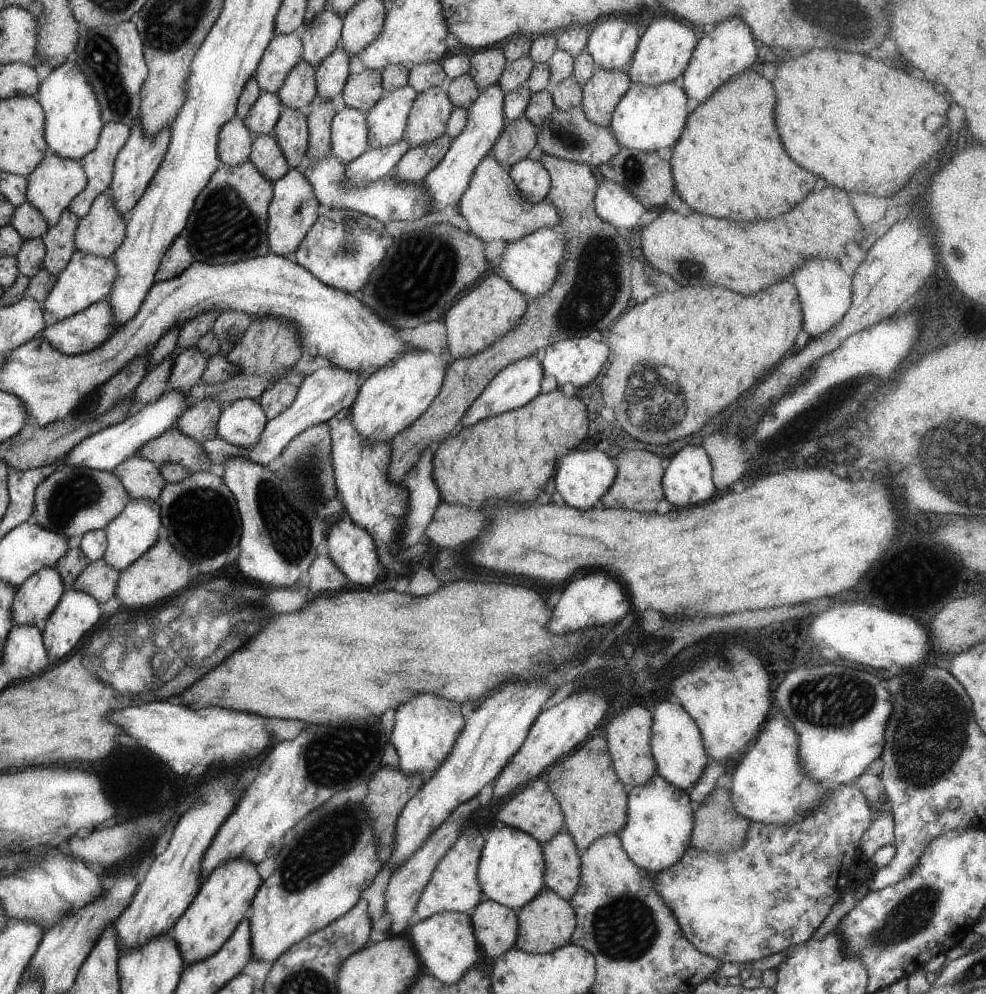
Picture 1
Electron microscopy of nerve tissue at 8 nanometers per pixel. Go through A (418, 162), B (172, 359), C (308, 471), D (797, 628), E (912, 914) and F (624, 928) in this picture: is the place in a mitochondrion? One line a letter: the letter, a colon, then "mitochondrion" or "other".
A: other
B: other
C: mitochondrion
D: other
E: mitochondrion
F: mitochondrion

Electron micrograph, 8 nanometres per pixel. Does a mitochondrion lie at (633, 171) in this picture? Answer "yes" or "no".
yes

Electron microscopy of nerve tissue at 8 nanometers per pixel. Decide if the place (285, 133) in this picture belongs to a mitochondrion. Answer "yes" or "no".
no

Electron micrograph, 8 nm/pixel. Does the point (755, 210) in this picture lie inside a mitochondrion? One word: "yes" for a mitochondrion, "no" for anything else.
no

